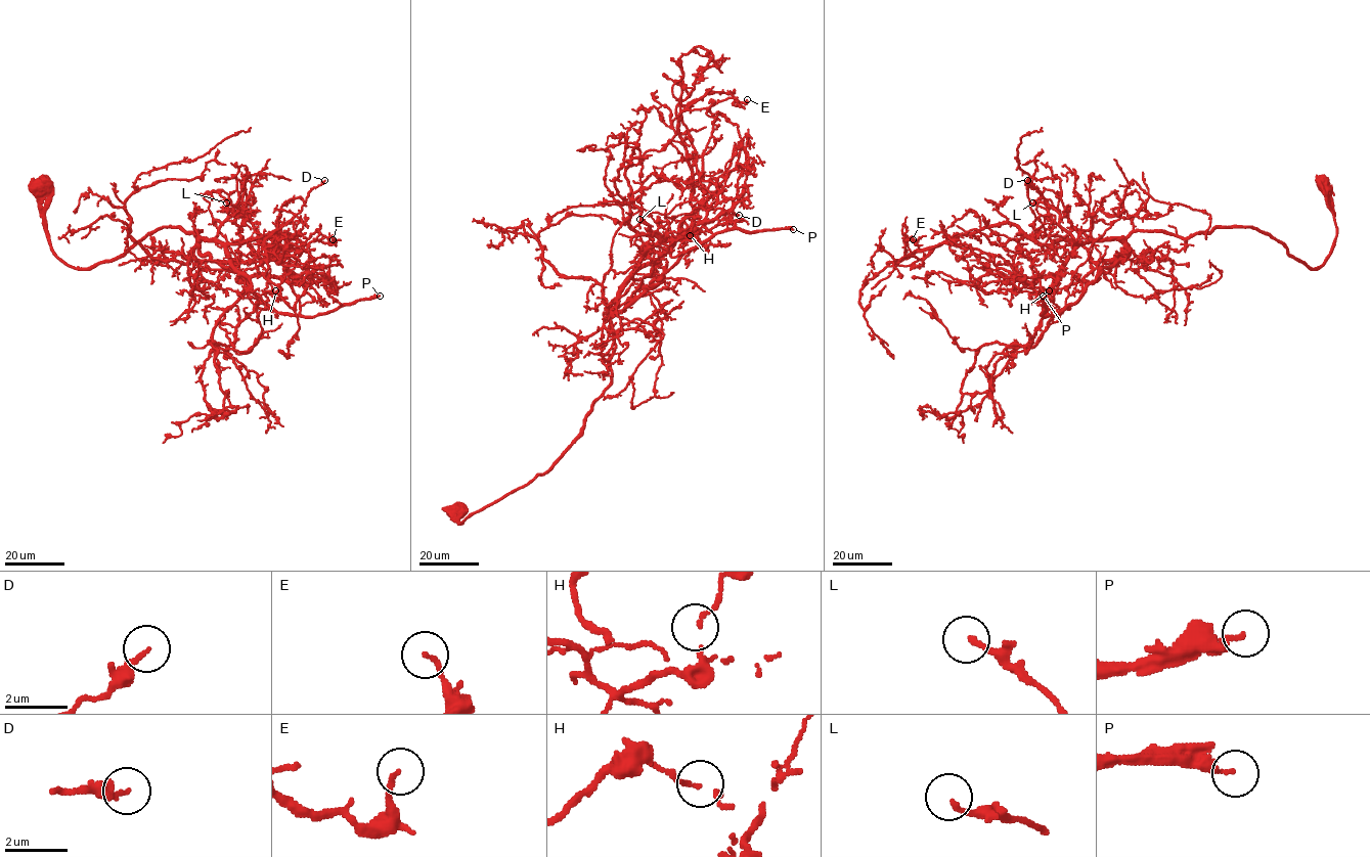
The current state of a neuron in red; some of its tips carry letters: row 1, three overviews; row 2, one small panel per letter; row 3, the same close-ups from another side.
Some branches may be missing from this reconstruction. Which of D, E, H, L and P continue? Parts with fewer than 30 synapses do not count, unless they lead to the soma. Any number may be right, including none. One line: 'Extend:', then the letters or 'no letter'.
Extend: P

